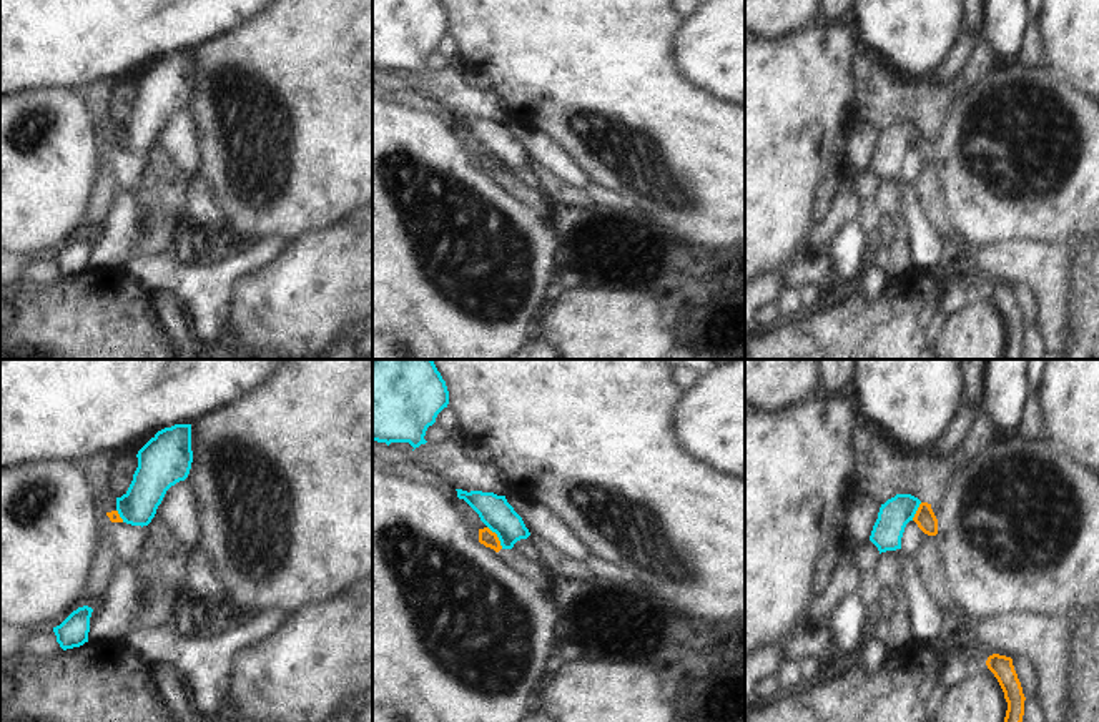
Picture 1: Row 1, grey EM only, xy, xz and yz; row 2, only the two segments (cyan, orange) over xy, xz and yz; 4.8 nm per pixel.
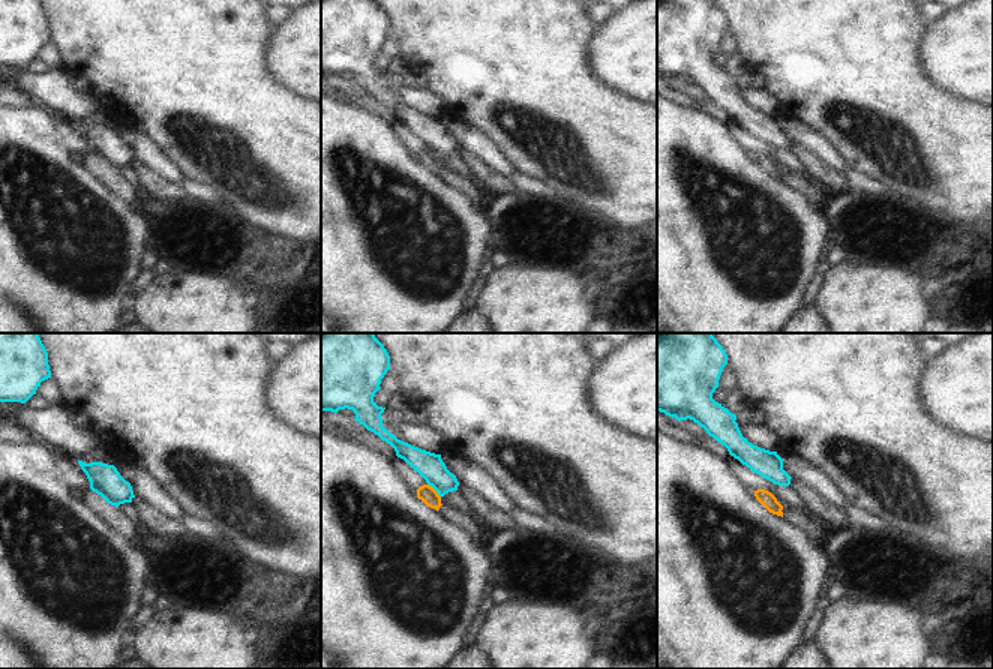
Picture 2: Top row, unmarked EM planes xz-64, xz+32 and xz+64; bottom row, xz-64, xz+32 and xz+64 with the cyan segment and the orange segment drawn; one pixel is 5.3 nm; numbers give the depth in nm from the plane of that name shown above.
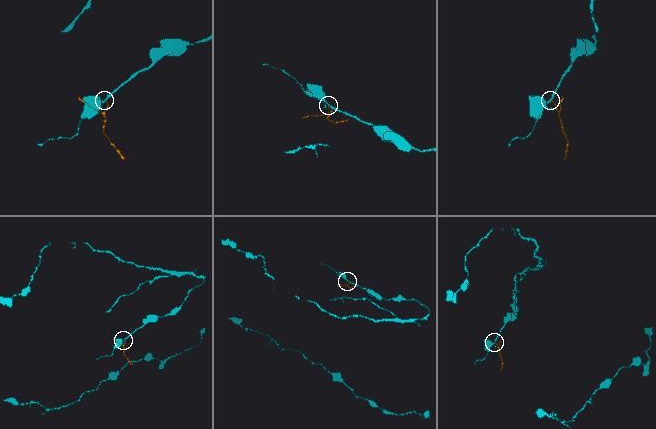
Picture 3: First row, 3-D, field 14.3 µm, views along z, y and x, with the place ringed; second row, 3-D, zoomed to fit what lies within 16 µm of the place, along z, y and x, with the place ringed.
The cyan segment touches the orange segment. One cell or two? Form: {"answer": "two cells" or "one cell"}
{"answer": "two cells"}

